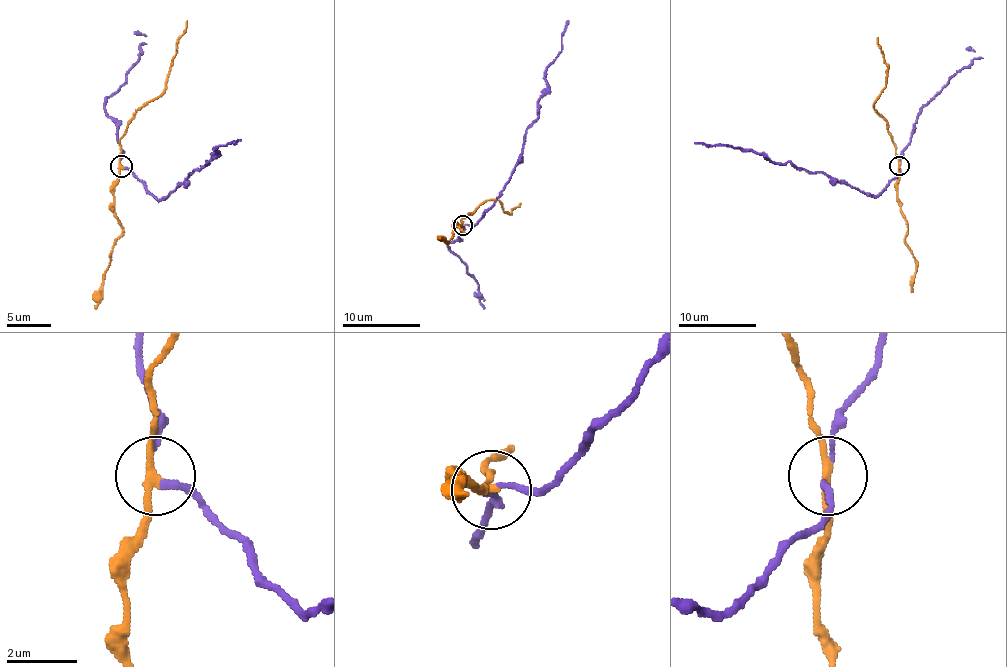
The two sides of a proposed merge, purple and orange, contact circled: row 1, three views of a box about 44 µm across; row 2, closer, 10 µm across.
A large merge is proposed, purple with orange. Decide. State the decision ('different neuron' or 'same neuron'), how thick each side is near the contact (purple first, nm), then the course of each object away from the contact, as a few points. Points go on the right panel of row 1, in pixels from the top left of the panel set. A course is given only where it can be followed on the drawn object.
different neuron; calibres 120 and 220 nm; course purple (898, 167), (900, 173), (876, 196), (869, 196), (789, 161), (774, 163), (760, 153), (694, 144); course orange (900, 165), (888, 126), (874, 109), (886, 85), (888, 70), (876, 37)

